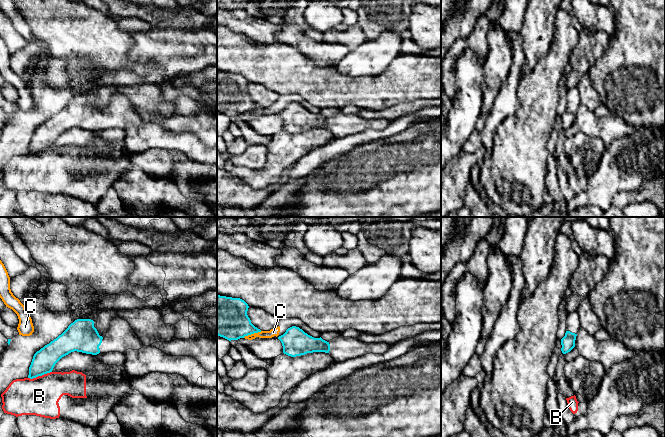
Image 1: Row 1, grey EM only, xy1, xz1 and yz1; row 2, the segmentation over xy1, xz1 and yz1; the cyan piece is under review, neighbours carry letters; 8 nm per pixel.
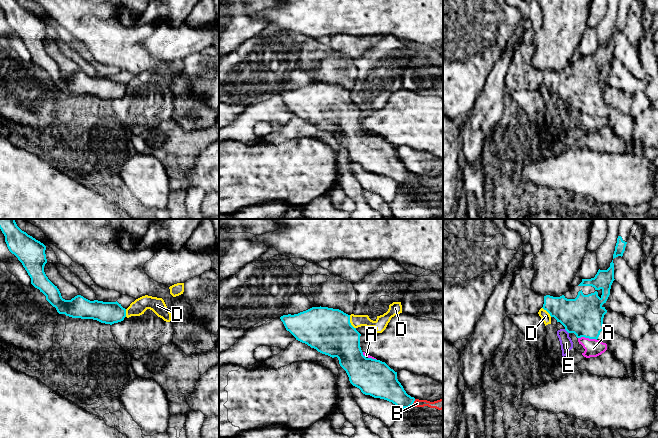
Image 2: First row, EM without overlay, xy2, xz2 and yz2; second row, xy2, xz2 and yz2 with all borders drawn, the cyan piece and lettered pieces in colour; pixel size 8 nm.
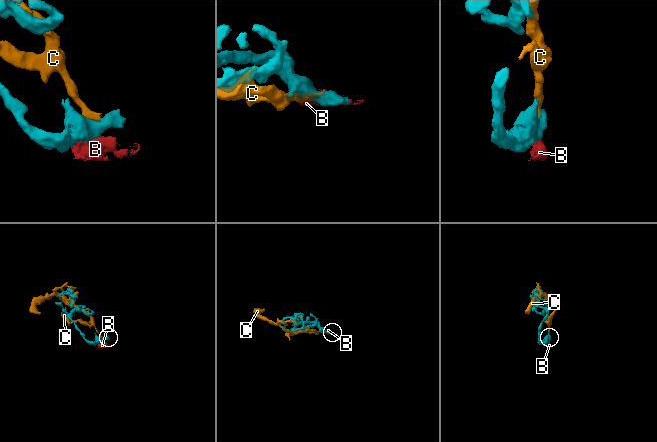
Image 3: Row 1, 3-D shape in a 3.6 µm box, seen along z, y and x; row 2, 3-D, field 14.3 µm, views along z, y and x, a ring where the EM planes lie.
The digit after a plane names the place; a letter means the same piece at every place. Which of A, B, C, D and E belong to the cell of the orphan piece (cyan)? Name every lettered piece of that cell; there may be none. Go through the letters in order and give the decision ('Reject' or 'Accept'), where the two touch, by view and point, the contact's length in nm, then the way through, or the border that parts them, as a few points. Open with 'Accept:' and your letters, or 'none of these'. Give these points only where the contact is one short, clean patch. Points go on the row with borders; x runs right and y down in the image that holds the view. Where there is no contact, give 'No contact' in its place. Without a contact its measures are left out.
Accept: none of these
A: Reject. Touches cyan at yz2 (587, 337). Shared border 150 nm
B: Reject. Touches cyan at xy1 (39, 375). Shared border 200 nm. Boundary: xy1 (51, 371), (28, 378)
C: Reject. Touches cyan at xz1 (252, 333). Shared border 160 nm
D: Reject. Touches cyan at xz2 (349, 322). Shared border 120 nm. Boundary: xz2 (349, 315), (349, 321), (355, 328)
E: Reject. Touches cyan at yz2 (566, 330). Shared border 50 nm. Boundary: yz2 (564, 329), (568, 333)

